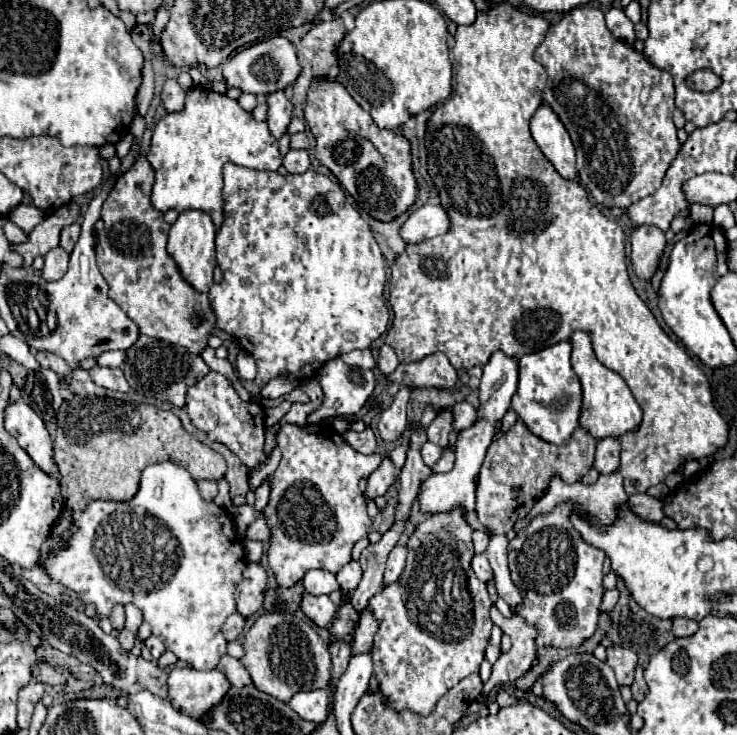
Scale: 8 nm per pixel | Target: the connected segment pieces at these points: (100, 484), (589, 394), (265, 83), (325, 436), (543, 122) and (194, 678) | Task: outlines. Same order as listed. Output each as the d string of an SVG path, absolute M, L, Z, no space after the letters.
M73 396L65 400L57 412L53 444L63 500L75 512L85 510L93 500L131 500L139 490L141 472L149 464L175 460L195 480L213 482L221 480L227 470L225 458L187 434L171 410L113 398Z
M573 332L569 338L573 352L571 352L571 364L573 372L579 376L581 386L583 386L583 408L581 408L581 418L579 426L587 428L597 440L607 438L607 436L623 436L629 430L635 430L641 424L641 408L635 402L627 382L623 380L621 374L605 368L591 346L591 338L587 332Z
M275 36L265 42L257 42L245 50L237 52L231 60L223 62L223 76L225 76L227 84L239 88L241 92L255 94L255 96L267 96L269 92L285 90L289 84L293 84L297 80L299 72L301 72L301 66L297 62L295 46L283 36Z
M285 424L277 434L277 446L281 450L281 462L271 480L269 504L263 510L263 516L271 528L267 560L277 584L281 588L291 588L311 568L323 568L335 574L341 566L345 566L351 560L351 550L355 542L367 538L373 520L367 514L365 498L359 490L359 480L367 478L379 466L383 456L365 456L353 450L331 424Z
M541 104L539 110L533 114L531 134L541 152L545 154L545 158L555 166L555 170L563 178L575 180L577 170L575 170L573 142L561 120L557 120L557 114L547 104Z
M173 668L169 672L169 696L173 708L191 716L203 718L213 704L219 704L231 688L227 676L219 670Z

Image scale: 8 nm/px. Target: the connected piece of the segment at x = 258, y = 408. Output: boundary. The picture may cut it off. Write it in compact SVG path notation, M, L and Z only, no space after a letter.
M209 372L201 380L197 380L193 386L189 386L187 392L187 404L185 410L191 418L191 424L207 434L209 440L225 444L231 452L235 452L241 462L253 470L259 464L267 460L267 454L263 452L265 444L265 408L255 402L243 402L239 394L235 392L233 384L219 372Z

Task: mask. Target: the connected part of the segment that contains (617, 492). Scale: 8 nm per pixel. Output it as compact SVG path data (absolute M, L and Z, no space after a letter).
M619 472L601 474L599 480L597 480L595 484L591 484L591 486L583 486L581 482L567 484L567 482L563 482L563 480L555 474L555 476L551 478L551 482L549 482L547 494L545 494L543 498L539 498L539 500L535 502L535 506L527 512L527 516L521 518L521 520L517 520L517 524L513 526L513 530L506 534L508 540L513 539L515 534L517 534L525 524L529 524L529 520L533 520L533 516L539 516L539 514L543 514L543 512L551 512L557 504L561 504L561 500L563 500L563 502L571 500L571 502L575 502L577 506L583 504L583 508L585 508L593 518L597 518L597 520L603 522L603 524L611 524L611 522L617 518L617 508L627 502L627 494L625 494L625 490L623 490L623 480L621 480L621 474L619 474Z

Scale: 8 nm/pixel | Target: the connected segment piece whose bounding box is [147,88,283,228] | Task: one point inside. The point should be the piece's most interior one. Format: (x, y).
(188, 149)

